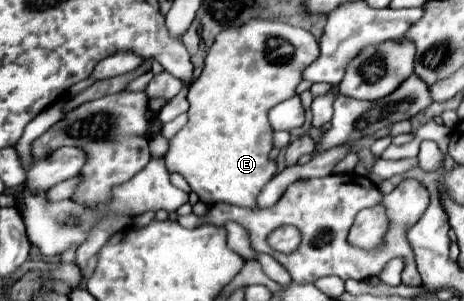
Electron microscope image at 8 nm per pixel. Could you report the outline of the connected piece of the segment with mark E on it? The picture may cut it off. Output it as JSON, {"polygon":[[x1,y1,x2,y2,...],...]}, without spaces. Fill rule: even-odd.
{"polygon":[[255,18,253,22,245,22,243,26,217,34,205,58,205,68,201,76,189,88,189,122,169,142,169,152,165,154,167,170,179,172,189,182,191,190,199,196,199,200,209,206,213,202,229,202,243,208,255,208,257,194,277,172,277,164,269,158,269,152,273,148,273,128,267,120,267,112,279,102,297,94,295,88,303,80,301,74,305,66,309,66,317,58,319,42,311,32,277,20],[281,50,293,50,293,54,289,54,281,62,273,62,271,54,277,54]]}

